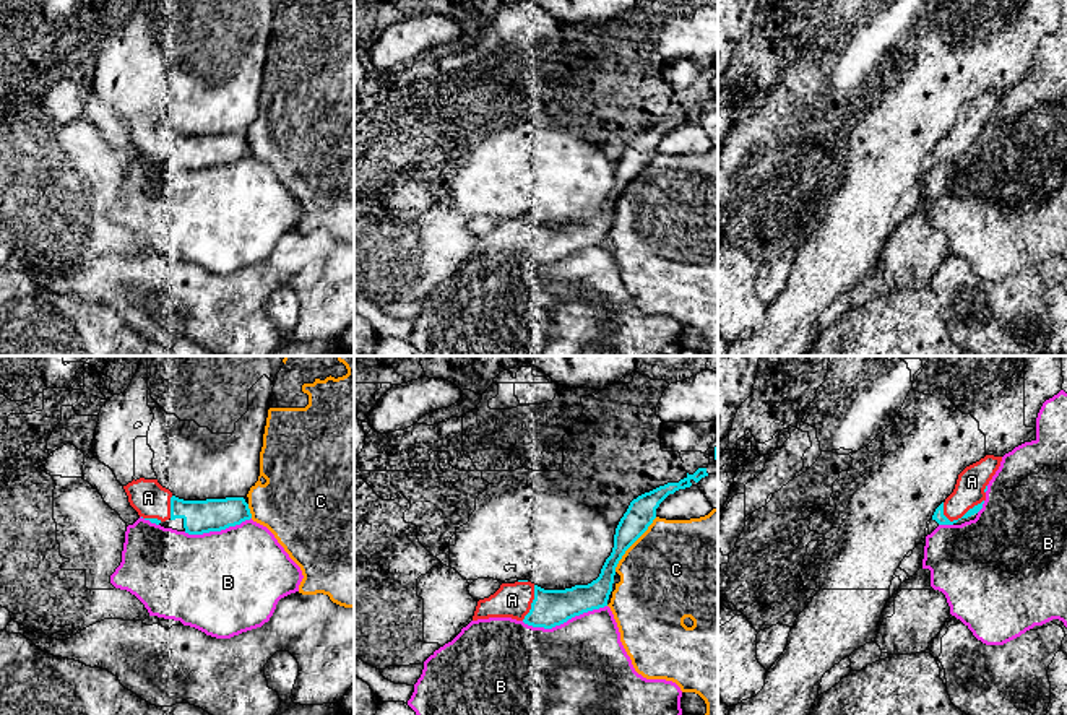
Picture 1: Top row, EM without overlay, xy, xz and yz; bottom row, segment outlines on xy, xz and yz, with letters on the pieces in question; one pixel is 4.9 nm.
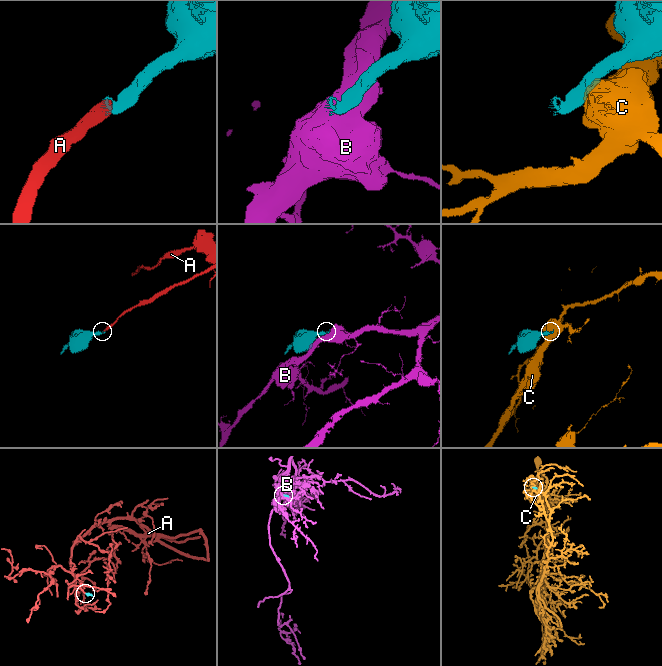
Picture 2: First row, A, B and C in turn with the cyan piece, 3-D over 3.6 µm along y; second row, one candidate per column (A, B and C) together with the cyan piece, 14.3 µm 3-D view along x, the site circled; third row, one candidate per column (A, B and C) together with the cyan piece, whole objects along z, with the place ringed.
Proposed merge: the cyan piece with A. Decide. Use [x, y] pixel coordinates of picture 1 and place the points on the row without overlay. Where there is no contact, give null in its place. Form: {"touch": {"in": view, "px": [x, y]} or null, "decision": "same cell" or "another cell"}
{"touch": {"in": "yz", "px": [963, 151]}, "decision": "same cell"}

